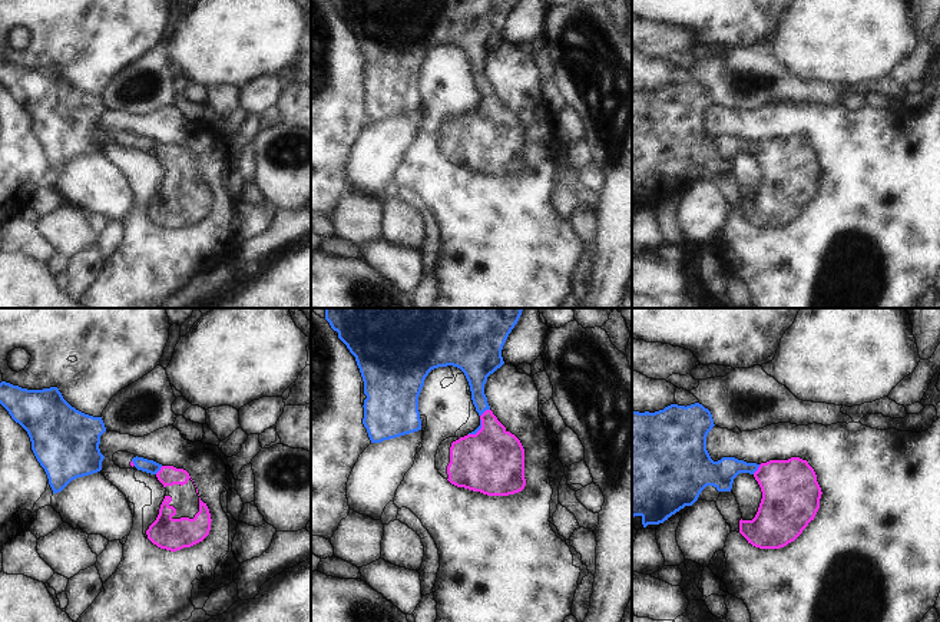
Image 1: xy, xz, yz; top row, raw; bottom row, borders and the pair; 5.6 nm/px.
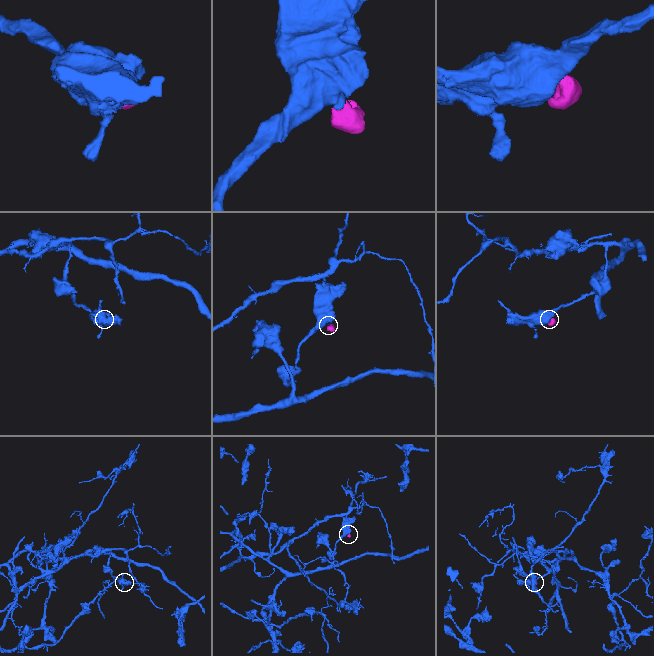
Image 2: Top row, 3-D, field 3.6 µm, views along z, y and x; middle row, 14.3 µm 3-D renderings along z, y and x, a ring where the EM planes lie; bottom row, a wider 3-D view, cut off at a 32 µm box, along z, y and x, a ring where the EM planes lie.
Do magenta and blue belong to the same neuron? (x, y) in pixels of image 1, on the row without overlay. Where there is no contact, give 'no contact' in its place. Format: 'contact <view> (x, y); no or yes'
contact xz (485, 91); yes

